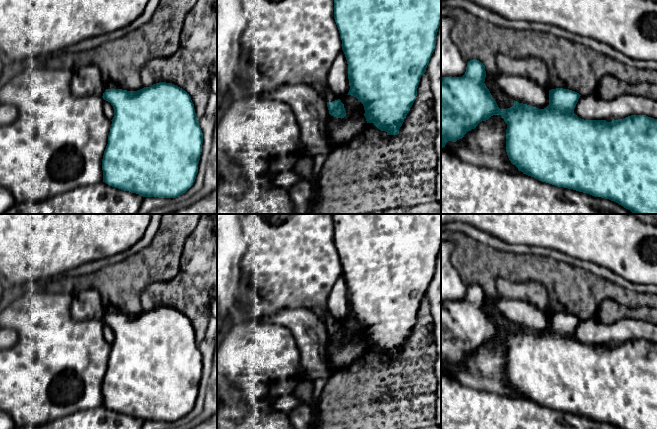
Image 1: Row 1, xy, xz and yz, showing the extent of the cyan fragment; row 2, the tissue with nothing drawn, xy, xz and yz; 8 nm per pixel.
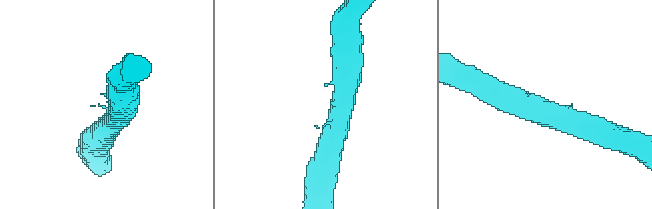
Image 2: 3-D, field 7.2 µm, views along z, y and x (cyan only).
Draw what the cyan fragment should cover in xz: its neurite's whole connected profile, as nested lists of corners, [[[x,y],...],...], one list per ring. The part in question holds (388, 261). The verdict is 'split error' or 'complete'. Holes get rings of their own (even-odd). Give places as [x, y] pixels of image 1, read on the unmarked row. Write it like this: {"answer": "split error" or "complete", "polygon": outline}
{"answer": "complete", "polygon": [[[332,214],[334,221],[334,243],[342,264],[342,274],[348,288],[350,314],[347,319],[354,320],[364,330],[367,347],[373,347],[387,359],[399,358],[404,343],[412,331],[421,300],[426,296],[436,269],[436,259],[441,247],[441,214]]]}

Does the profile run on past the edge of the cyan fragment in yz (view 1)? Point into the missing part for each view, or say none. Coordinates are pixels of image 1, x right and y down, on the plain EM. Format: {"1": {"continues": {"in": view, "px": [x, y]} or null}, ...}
{"1": {"continues": null}}

